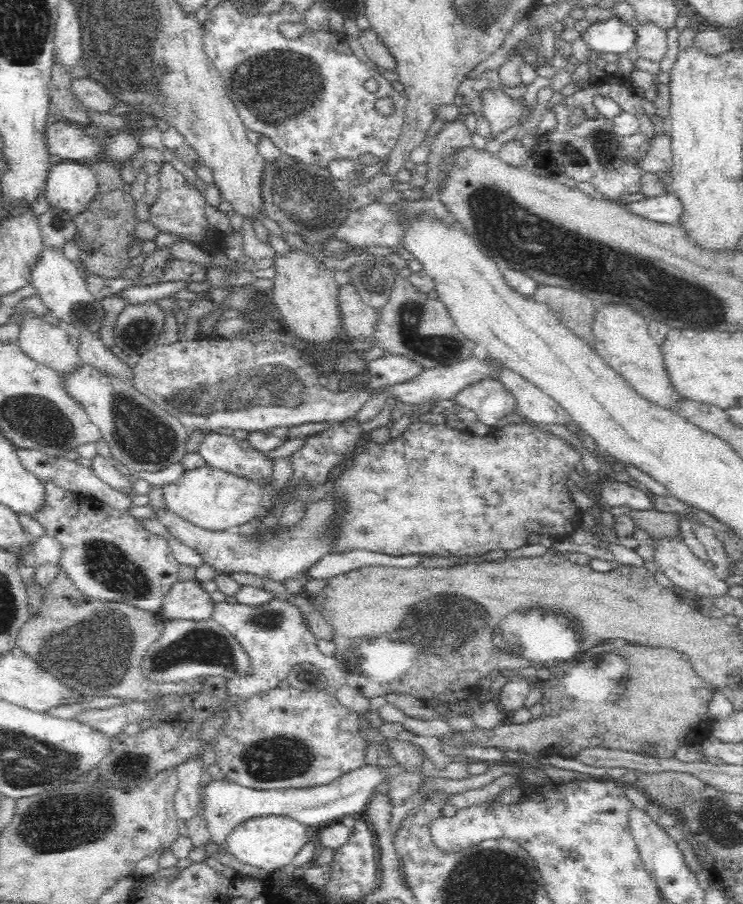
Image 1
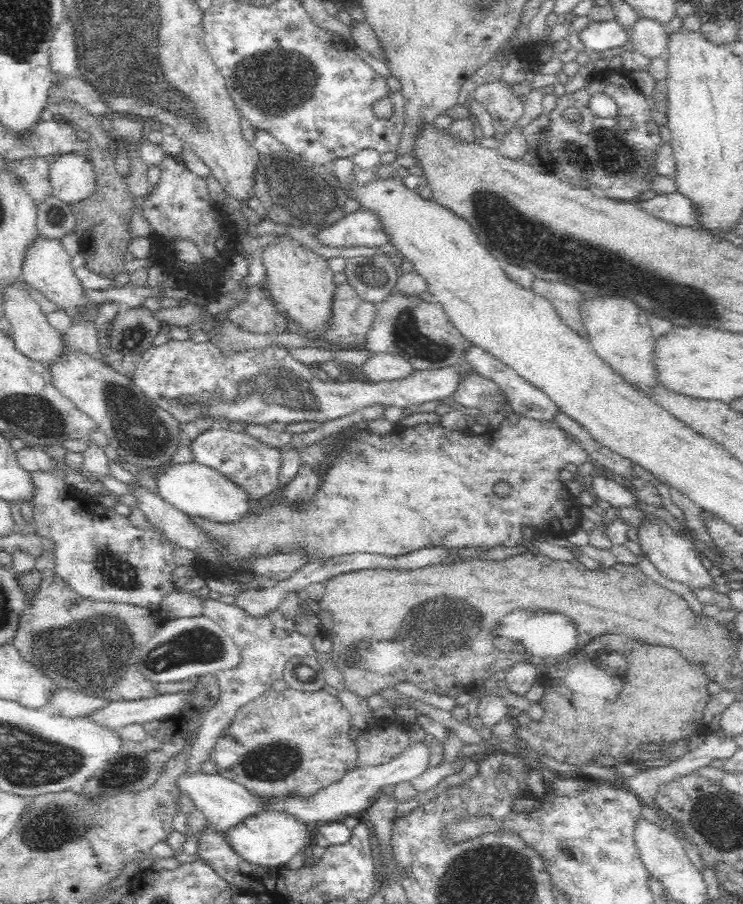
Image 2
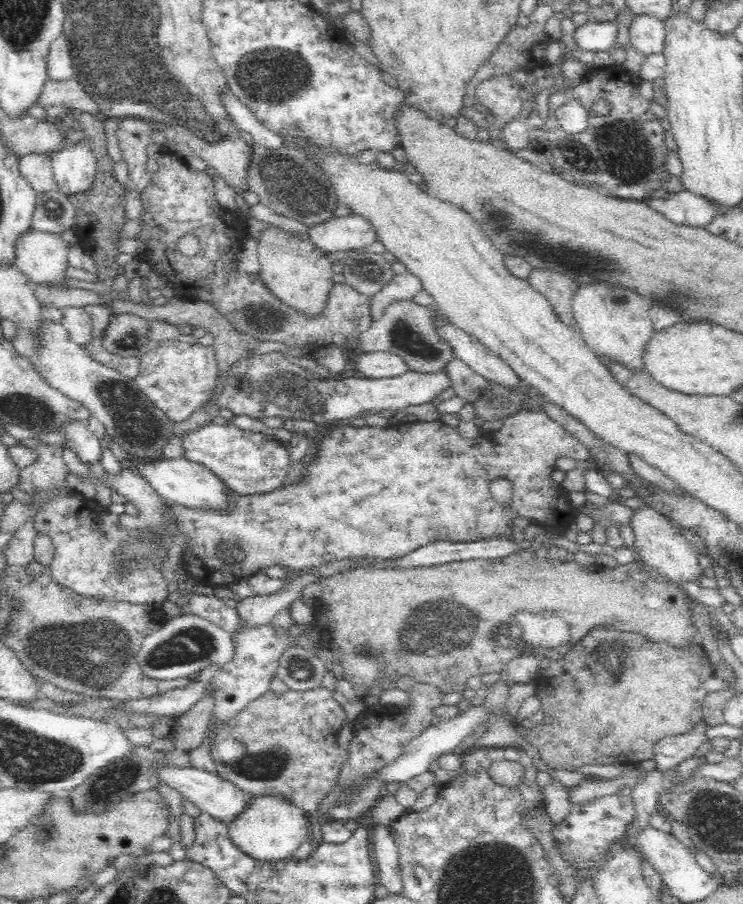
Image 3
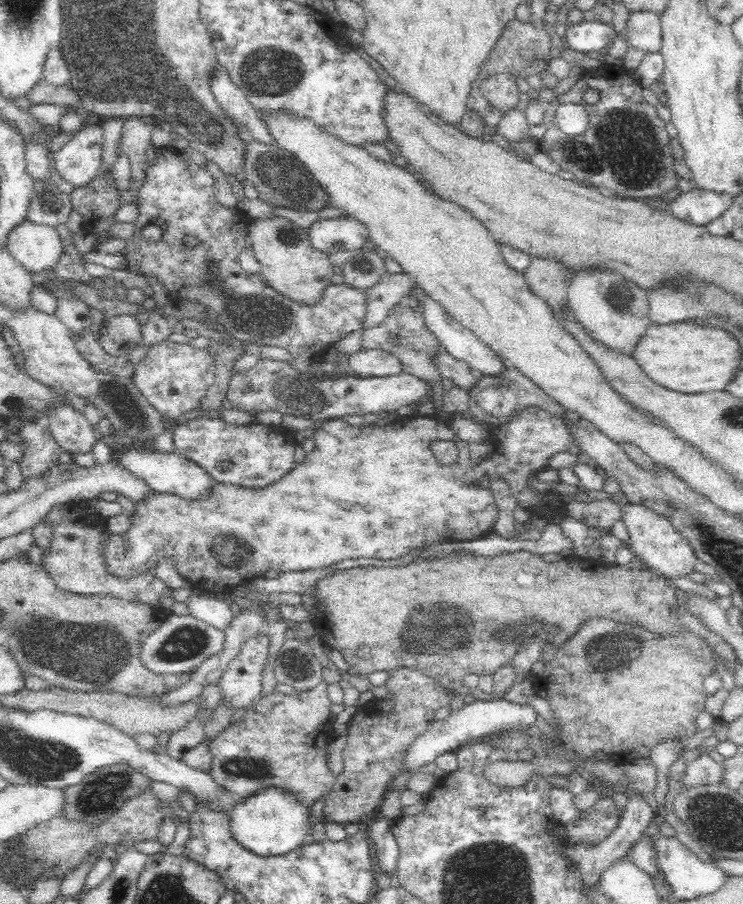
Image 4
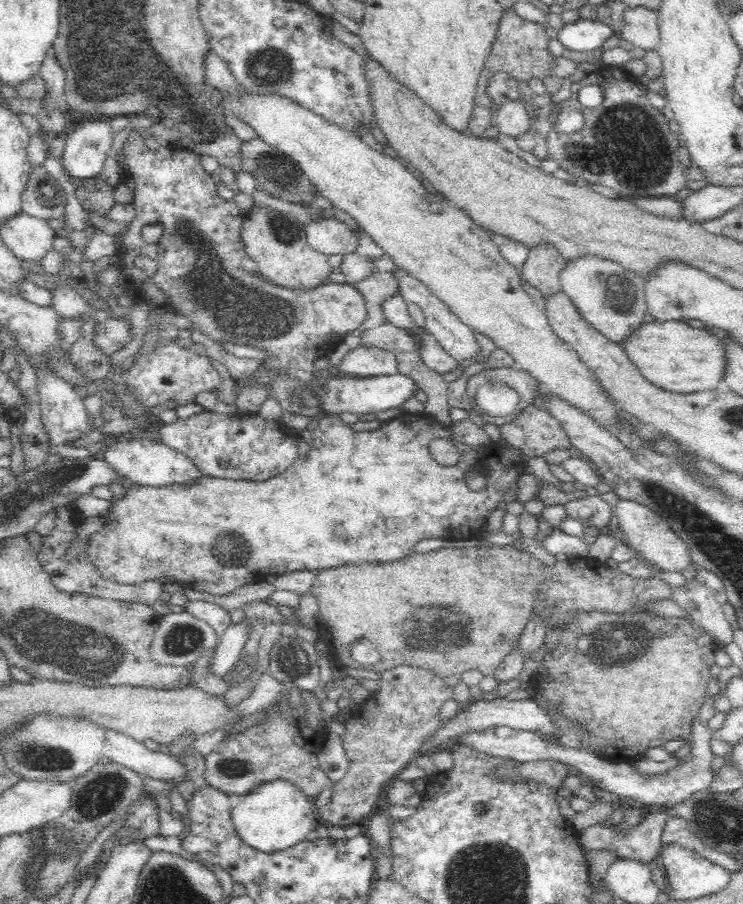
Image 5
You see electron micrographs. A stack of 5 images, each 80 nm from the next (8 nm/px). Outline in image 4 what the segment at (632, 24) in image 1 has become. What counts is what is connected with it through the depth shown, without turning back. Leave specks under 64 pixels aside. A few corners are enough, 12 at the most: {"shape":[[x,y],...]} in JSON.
{"shape":[[583,20],[568,26],[567,44],[598,54],[616,38],[614,25]]}

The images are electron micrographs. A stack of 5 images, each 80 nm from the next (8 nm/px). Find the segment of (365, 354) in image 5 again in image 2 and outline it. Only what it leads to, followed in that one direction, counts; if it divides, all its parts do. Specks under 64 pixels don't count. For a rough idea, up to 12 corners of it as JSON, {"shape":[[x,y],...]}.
{"shape":[[374,353],[362,362],[372,384],[400,380],[416,371],[406,358]]}

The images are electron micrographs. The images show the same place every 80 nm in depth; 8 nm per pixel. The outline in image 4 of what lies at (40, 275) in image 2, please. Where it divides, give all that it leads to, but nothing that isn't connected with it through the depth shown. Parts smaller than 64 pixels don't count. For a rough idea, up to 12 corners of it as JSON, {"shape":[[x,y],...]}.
{"shape":[[30,220],[7,250],[29,274],[55,272],[60,234]]}

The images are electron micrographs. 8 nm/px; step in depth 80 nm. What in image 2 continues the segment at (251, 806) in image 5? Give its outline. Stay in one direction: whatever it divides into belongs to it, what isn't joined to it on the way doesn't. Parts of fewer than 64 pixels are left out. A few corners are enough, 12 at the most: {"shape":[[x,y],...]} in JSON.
{"shape":[[263,812],[226,838],[242,860],[287,866],[312,846],[311,827],[291,814]]}

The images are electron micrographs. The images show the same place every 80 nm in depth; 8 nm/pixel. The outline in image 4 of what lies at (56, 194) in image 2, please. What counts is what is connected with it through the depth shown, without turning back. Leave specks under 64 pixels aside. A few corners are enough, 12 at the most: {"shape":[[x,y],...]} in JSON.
{"shape":[[85,126],[51,154],[70,186],[96,178],[103,138]]}

